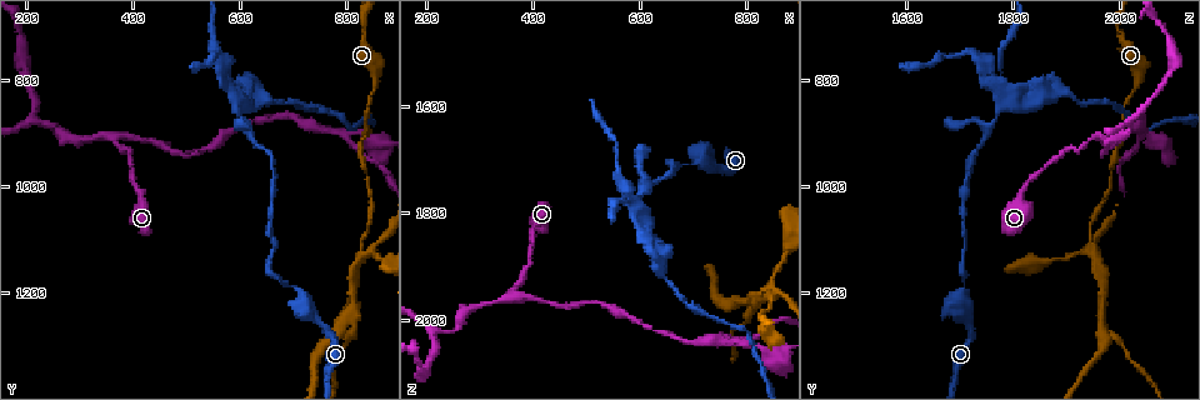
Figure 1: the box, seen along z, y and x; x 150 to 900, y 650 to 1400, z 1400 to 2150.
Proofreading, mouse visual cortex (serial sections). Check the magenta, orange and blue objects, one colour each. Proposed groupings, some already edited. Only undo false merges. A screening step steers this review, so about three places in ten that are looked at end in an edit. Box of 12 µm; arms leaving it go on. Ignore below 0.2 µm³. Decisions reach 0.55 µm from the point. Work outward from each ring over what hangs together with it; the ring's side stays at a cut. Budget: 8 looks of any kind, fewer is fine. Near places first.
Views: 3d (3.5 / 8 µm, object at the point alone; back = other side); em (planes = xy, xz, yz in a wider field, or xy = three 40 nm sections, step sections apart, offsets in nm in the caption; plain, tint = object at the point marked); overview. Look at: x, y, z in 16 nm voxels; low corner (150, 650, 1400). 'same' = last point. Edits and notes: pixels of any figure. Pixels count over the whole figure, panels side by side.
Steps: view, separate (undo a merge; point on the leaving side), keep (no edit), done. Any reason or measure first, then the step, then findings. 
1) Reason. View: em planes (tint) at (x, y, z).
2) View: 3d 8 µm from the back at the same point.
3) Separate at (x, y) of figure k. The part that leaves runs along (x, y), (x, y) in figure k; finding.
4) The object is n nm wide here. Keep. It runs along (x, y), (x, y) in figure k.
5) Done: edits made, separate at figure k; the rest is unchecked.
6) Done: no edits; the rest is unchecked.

Sharp bend. View: 3d 8 µm at (370, 920, 1935).

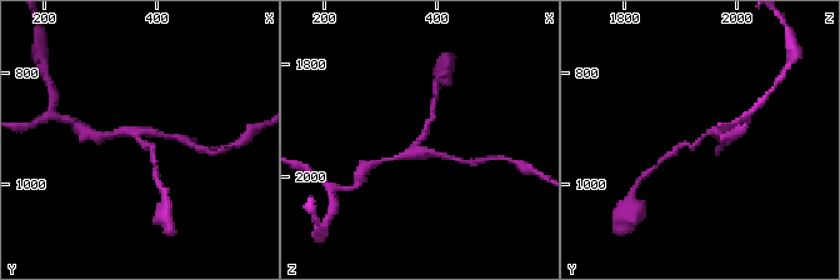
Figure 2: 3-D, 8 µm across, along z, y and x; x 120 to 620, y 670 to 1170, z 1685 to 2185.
View: 3d 3.5 µm at (370, 920, 1940).

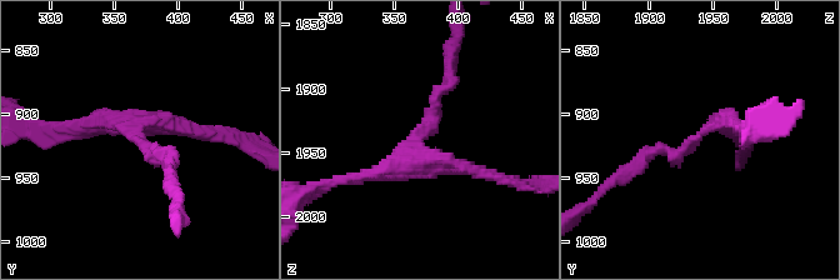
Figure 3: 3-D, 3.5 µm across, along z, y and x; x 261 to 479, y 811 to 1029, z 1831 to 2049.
Keep. It runs along (451, 74), (416, 144), (478, 173) in figure 3; all the same cell.

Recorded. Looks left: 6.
Sharp bend. View: 3d 3.5 µm at (215, 875, 2020).

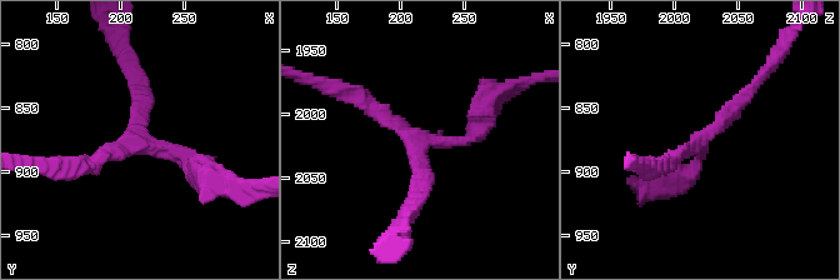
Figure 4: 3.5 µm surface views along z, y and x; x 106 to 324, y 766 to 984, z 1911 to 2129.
3 arms meet here; the arms are 150, 200, 200 nm wide; now the EM. View: em planes (tint) at (214, 878, 2022).

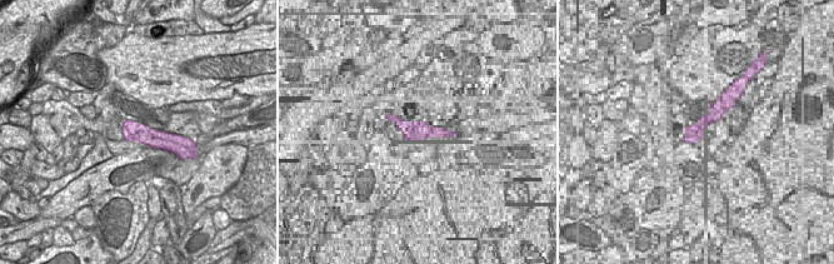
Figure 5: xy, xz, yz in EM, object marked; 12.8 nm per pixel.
The object is 260 nm wide here. Keep. It runs along (124, 126), (156, 139), (176, 143) in figure 5; continuous, no second cell.

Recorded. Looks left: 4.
Thin neck. View: 3d 3.5 µm from the back at (690, 1185, 1710).

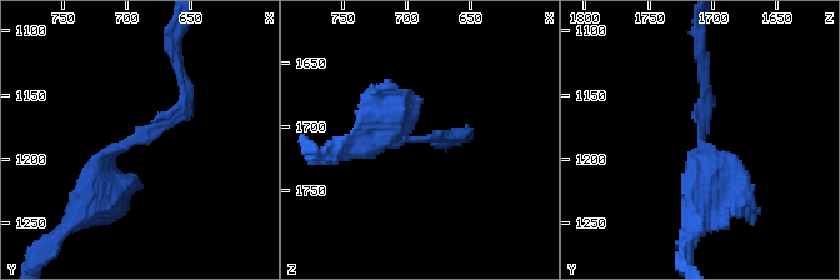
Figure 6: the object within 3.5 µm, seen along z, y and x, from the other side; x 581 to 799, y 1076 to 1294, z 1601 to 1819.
The arms are 150, 450 nm wide; shape alone is not enough. View: em xy step 3 (plain) at (692, 1188, 1708).

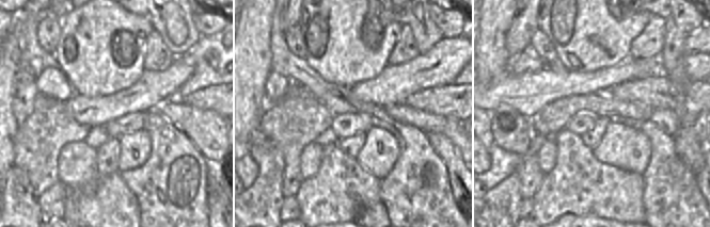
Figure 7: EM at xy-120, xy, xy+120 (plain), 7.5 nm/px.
With the object marked. View: em xy step 3 (tint) at the same point.

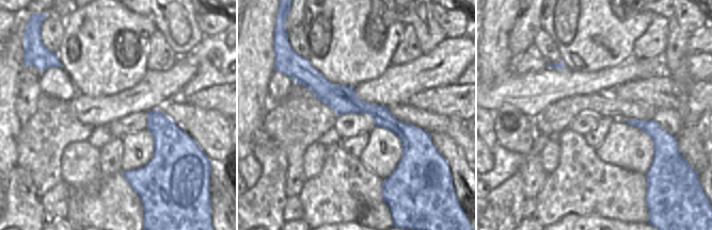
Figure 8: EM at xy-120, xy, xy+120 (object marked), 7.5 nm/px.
Keep. One cell here.

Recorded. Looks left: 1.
Done: no edits; the rest is unchecked.

